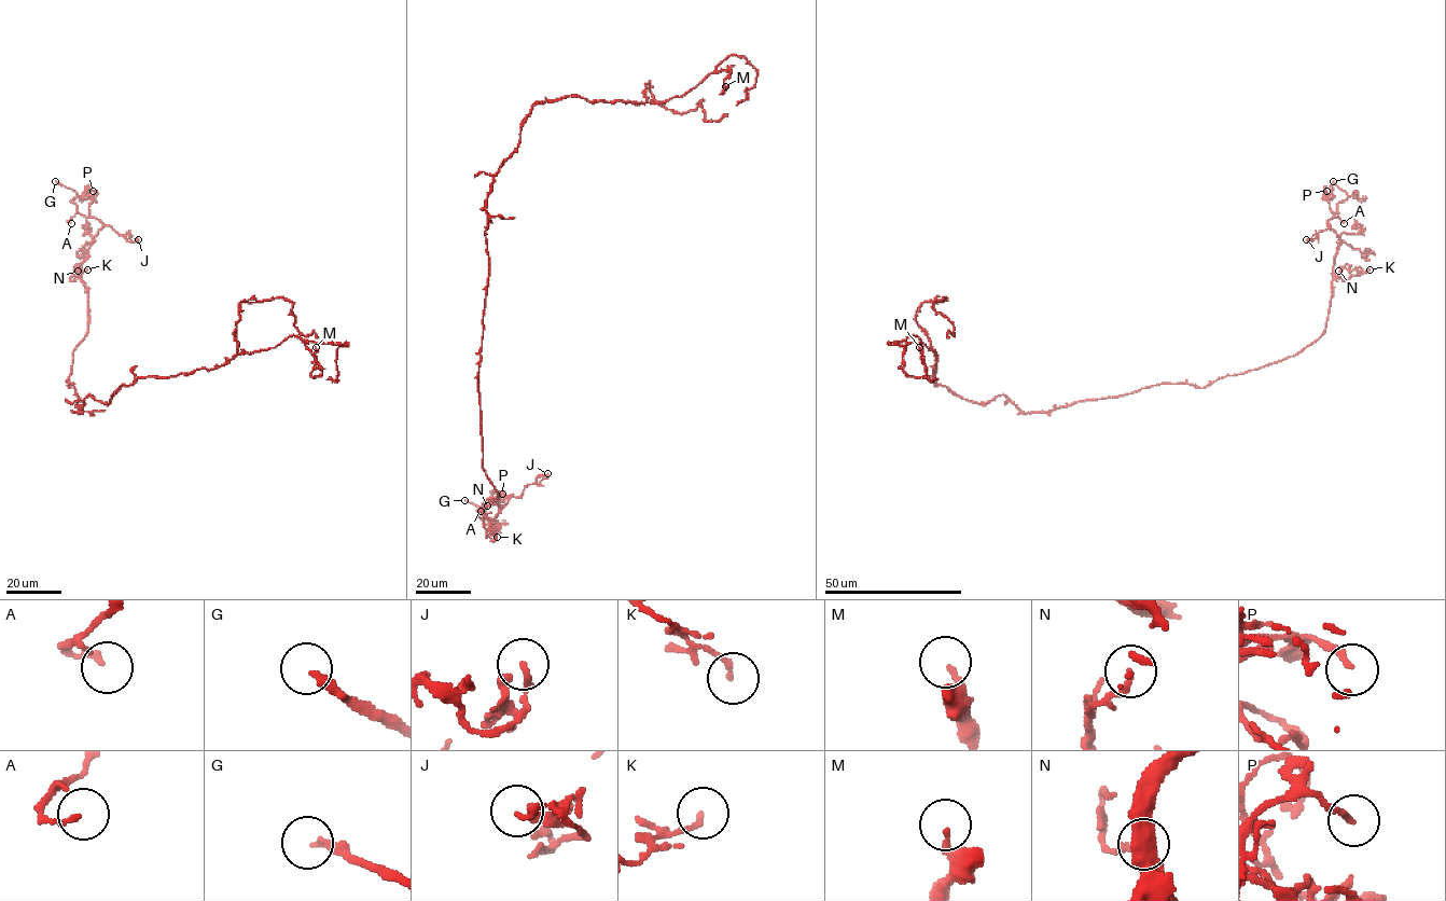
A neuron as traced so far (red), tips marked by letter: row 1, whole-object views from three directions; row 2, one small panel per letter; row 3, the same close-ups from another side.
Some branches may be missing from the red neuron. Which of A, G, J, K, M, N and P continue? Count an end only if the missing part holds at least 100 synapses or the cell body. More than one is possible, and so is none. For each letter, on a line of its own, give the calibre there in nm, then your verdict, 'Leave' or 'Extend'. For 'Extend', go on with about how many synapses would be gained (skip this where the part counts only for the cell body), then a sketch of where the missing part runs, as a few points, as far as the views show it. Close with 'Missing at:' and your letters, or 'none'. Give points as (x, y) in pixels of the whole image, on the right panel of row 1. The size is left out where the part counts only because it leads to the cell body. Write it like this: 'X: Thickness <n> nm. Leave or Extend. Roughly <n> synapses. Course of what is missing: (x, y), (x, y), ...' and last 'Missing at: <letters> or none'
A: Thickness 140 nm. Leave
G: Thickness 200 nm. Extend. Course of what is missing: (1333, 181), (1329, 162), (1323, 156), (1322, 141)
J: Thickness 140 nm. Leave
K: Thickness 140 nm. Leave
M: Thickness 200 nm. Leave
N: Thickness 110 nm. Leave
P: Thickness 140 nm. Leave
Missing at: G

